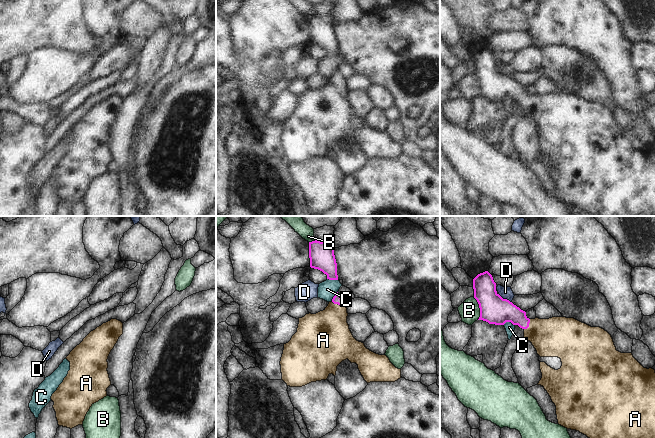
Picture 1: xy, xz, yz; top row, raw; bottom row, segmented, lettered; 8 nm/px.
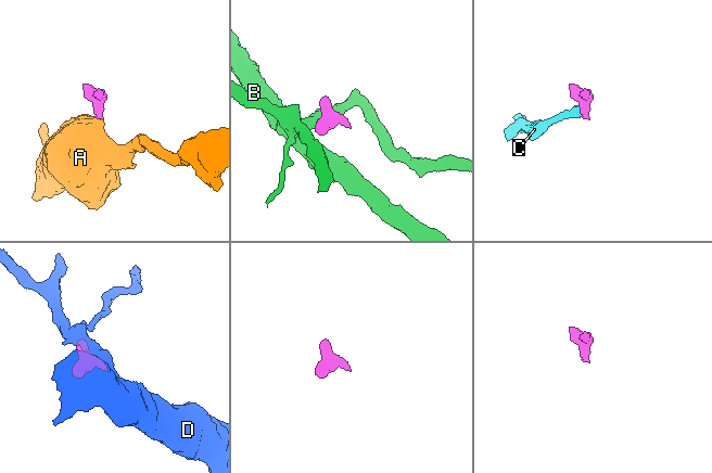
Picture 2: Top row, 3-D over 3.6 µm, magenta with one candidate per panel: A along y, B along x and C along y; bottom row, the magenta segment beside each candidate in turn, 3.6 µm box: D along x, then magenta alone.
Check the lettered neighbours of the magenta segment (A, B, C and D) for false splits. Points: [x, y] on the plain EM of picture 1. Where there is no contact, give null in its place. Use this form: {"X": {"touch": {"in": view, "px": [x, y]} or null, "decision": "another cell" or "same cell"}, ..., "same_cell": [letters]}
{"A": {"touch": {"in": "xz", "px": [338, 80]}, "decision": "same cell"}, "B": {"touch": {"in": "yz", "px": [479, 83]}, "decision": "another cell"}, "C": {"touch": {"in": "yz", "px": [509, 97]}, "decision": "another cell"}, "D": {"touch": {"in": "yz", "px": [504, 75]}, "decision": "another cell"}, "same_cell": ["A"]}

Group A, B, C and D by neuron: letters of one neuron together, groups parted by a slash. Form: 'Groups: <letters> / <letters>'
Groups: A / B / C / D

